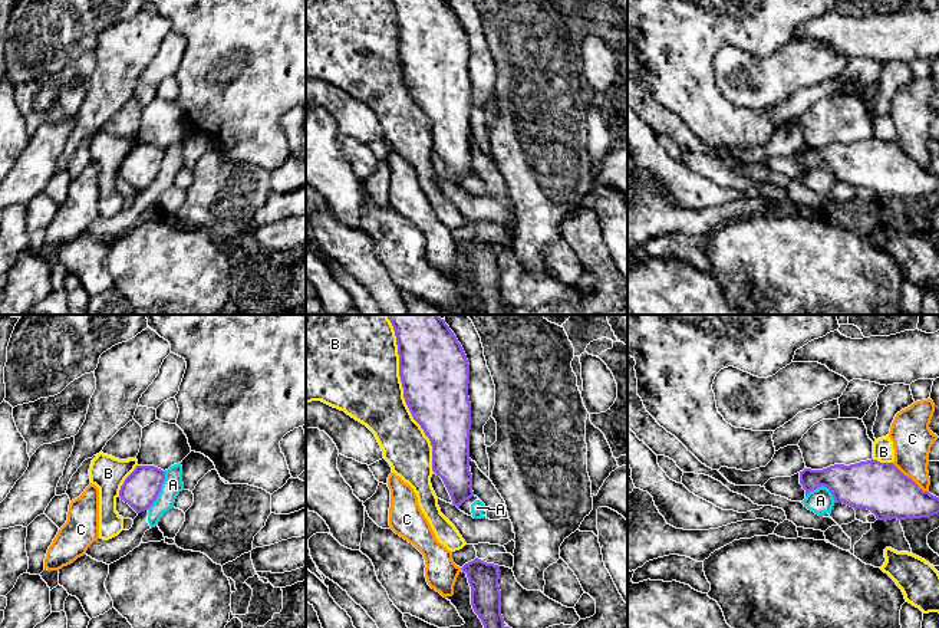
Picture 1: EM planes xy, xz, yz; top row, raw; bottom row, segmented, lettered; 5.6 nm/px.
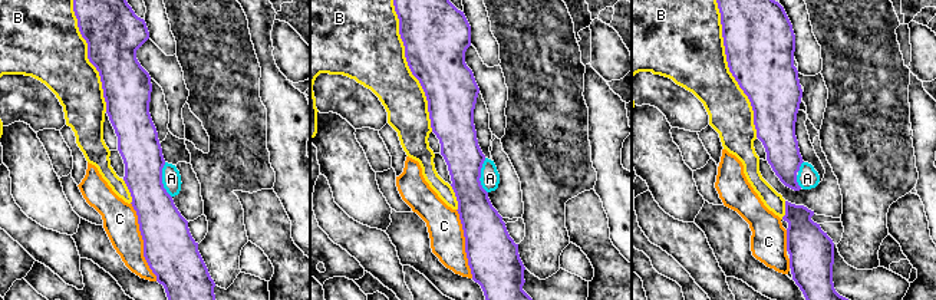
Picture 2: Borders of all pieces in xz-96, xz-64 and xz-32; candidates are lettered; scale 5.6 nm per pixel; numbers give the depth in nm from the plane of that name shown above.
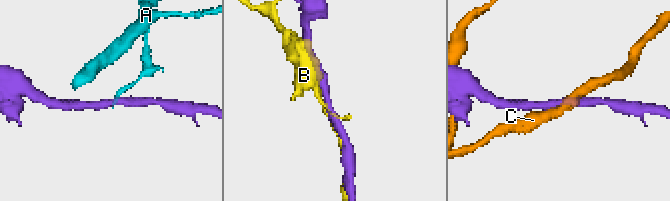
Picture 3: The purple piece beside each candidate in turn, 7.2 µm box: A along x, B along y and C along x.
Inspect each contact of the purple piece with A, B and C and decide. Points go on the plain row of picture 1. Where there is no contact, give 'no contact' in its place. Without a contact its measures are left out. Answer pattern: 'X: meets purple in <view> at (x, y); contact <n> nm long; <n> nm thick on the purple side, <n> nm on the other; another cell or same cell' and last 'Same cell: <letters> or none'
A: meets purple in xy at (160, 168); contact 240 nm long; 200 nm thick on the purple side, 110 nm on the other; another cell
B: meets purple in xz at (404, 75); contact 900 nm long; 380 nm thick on the purple side, 400 nm on the other; another cell
C: meets purple in yz at (909, 155); contact 260 nm long; 280 nm thick on the purple side, 220 nm on the other; another cell
Same cell: none

